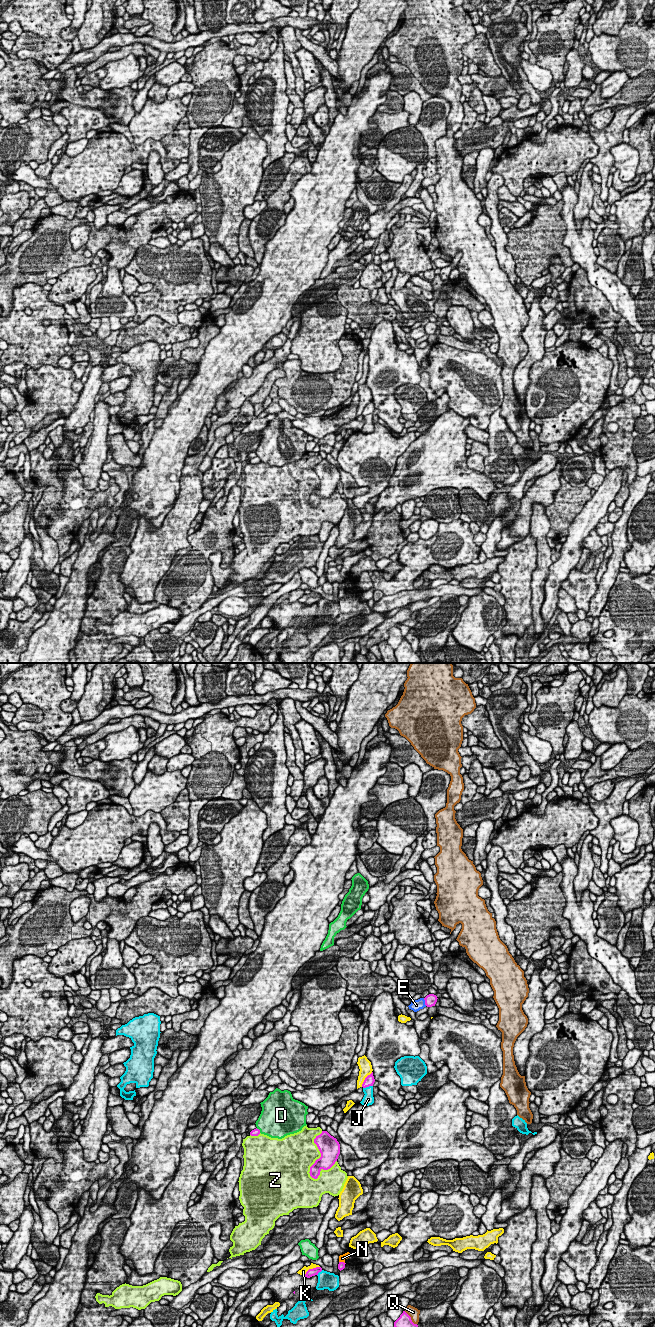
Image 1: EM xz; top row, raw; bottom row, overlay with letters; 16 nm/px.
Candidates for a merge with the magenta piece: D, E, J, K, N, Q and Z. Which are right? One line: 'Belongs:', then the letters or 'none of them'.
Belongs: none of them

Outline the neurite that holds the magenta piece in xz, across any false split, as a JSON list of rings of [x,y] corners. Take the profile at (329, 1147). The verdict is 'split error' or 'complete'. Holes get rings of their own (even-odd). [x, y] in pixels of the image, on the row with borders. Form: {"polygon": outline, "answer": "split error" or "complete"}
{"polygon": [[[322,1131],[320,1135],[316,1136],[314,1143],[317,1145],[321,1157],[310,1167],[309,1173],[312,1178],[317,1179],[322,1169],[330,1169],[337,1161],[340,1154],[340,1144],[327,1131]]], "answer": "complete"}

